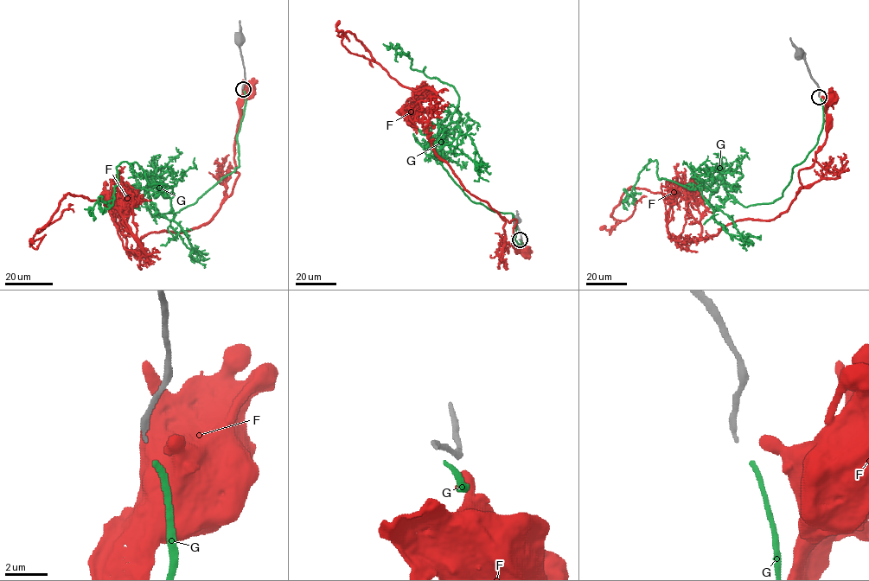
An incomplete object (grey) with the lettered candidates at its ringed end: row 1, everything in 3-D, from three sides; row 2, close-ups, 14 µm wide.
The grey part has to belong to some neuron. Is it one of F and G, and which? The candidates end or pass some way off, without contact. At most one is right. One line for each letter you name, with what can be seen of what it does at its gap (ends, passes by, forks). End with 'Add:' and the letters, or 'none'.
G: It ends there
Add: G

